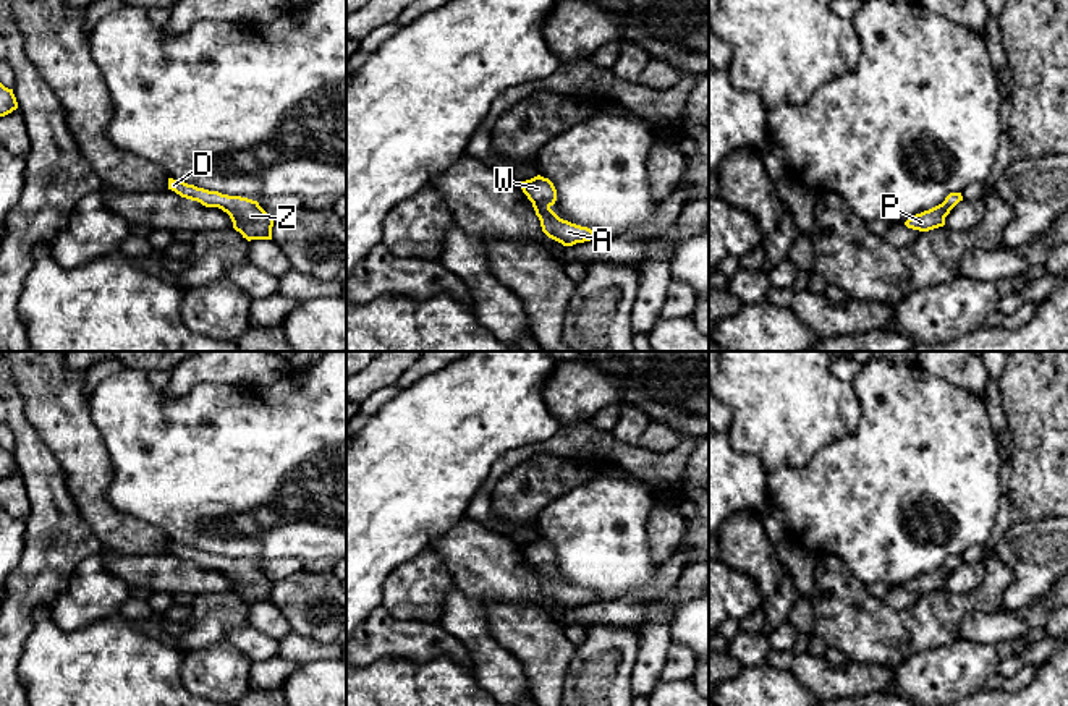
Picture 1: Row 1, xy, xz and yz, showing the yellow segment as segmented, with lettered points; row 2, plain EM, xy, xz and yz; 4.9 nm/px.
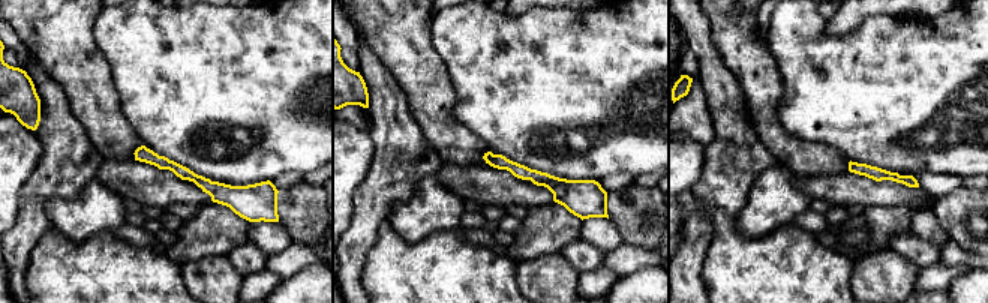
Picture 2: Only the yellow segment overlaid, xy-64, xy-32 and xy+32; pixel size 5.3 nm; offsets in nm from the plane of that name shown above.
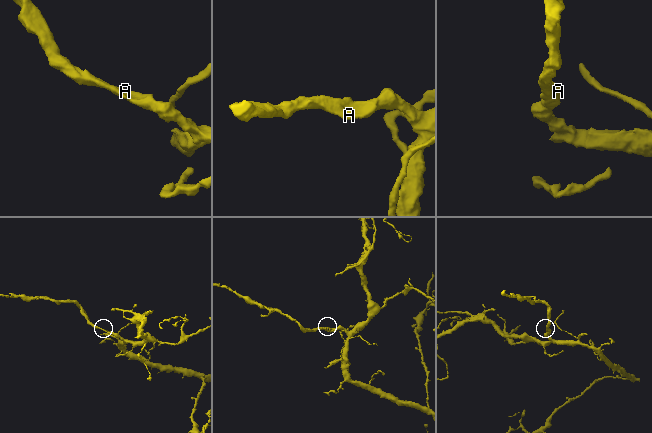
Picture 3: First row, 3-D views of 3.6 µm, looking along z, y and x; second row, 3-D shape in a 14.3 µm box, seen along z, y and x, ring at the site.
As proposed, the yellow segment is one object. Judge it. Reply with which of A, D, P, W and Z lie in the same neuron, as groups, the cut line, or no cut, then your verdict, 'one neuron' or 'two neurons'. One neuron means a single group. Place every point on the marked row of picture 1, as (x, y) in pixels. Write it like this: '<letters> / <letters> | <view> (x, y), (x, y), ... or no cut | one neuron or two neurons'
A D P W Z | no cut | one neuron

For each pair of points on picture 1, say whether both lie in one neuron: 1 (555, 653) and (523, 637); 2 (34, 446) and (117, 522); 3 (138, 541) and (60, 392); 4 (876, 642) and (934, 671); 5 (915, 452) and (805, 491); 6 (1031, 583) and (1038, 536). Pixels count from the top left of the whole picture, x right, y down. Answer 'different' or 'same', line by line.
1: same
2: different
3: same
4: different
5: same
6: same

